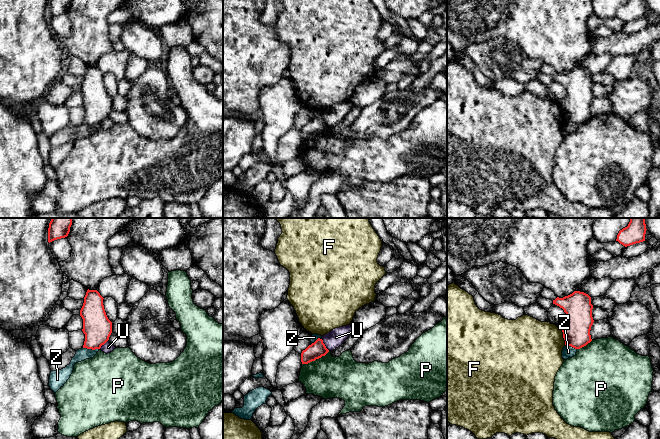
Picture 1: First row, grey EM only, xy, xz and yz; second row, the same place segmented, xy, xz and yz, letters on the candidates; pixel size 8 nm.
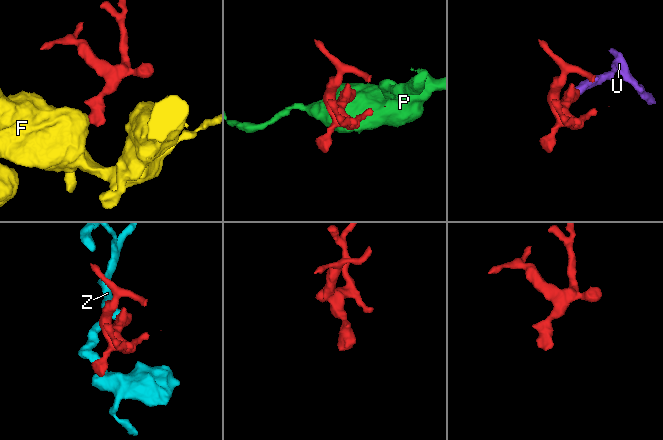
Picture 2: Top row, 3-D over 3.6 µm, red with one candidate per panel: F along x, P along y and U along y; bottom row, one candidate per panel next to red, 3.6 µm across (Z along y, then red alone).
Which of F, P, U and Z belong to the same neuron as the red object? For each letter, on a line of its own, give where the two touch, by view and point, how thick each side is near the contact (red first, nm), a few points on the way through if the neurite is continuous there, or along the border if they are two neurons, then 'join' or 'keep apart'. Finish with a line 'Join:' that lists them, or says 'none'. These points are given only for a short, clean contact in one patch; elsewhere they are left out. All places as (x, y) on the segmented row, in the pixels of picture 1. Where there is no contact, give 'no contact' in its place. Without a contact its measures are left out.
F: yz (563, 337) | 220/440 nm | along yz (560, 329), (565, 344) | keep apart
P: xz (315, 359) | 140/340 nm | along xz (329, 351), (314, 360), (302, 364) | keep apart
U: xz (324, 345) | 140/140 nm | along xz (321, 339), (329, 350) | keep apart
Z: xy (91, 348) | 220/100 nm | along xy (83, 347), (98, 349) | keep apart
Join: none

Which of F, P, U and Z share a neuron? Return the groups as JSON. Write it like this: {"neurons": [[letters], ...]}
{"neurons": [["F"], ["P"], ["U"], ["Z"]]}

